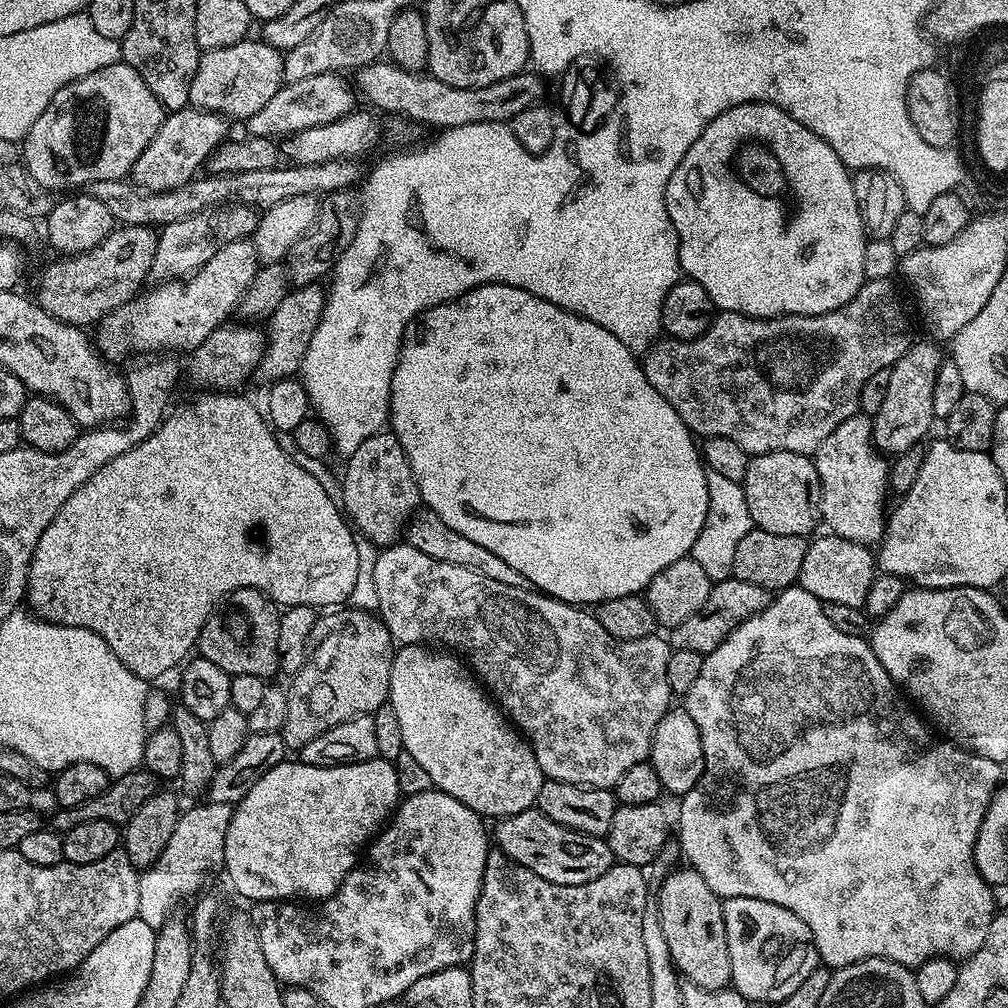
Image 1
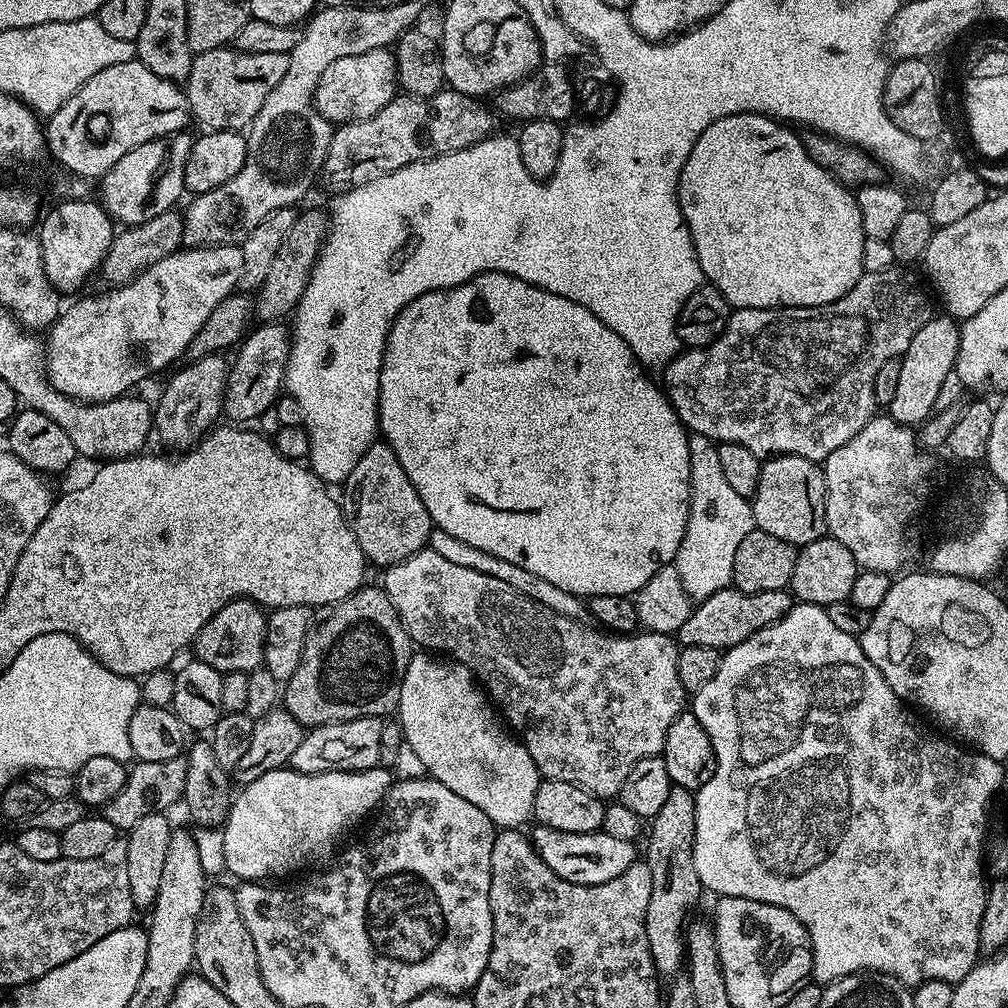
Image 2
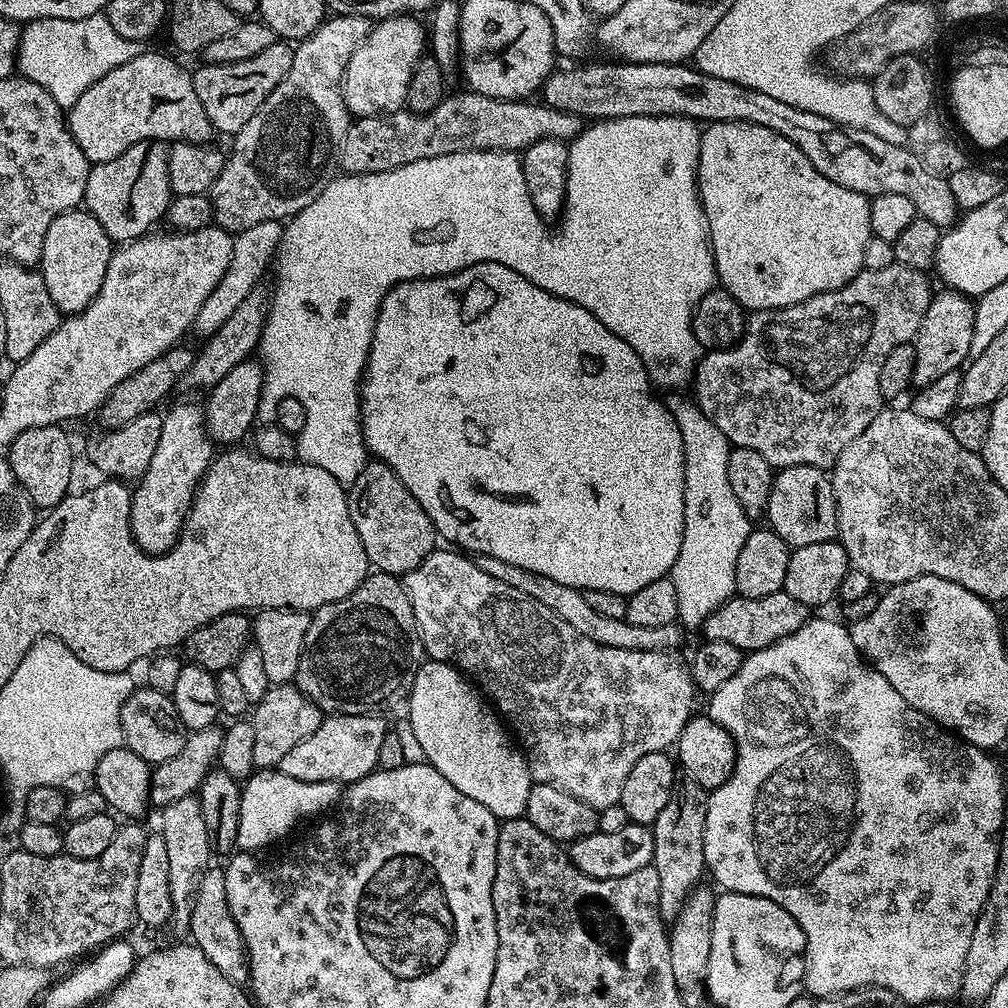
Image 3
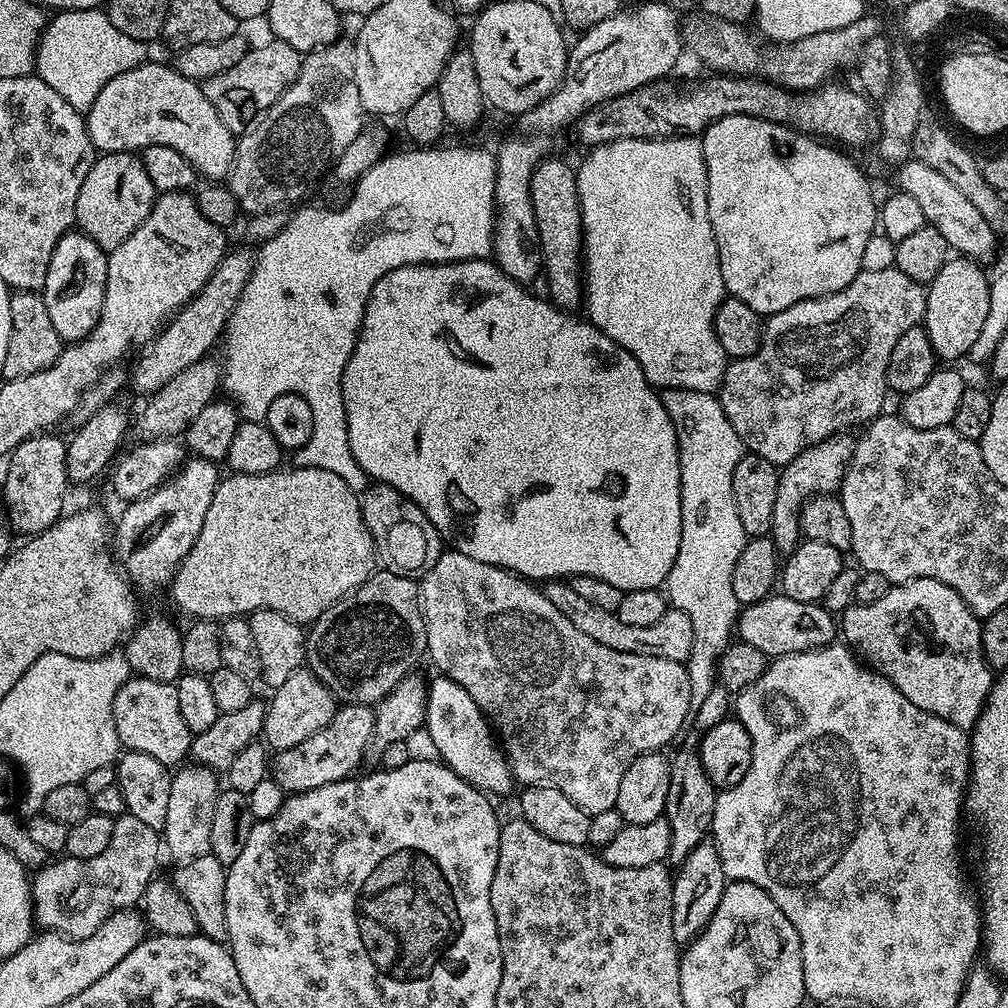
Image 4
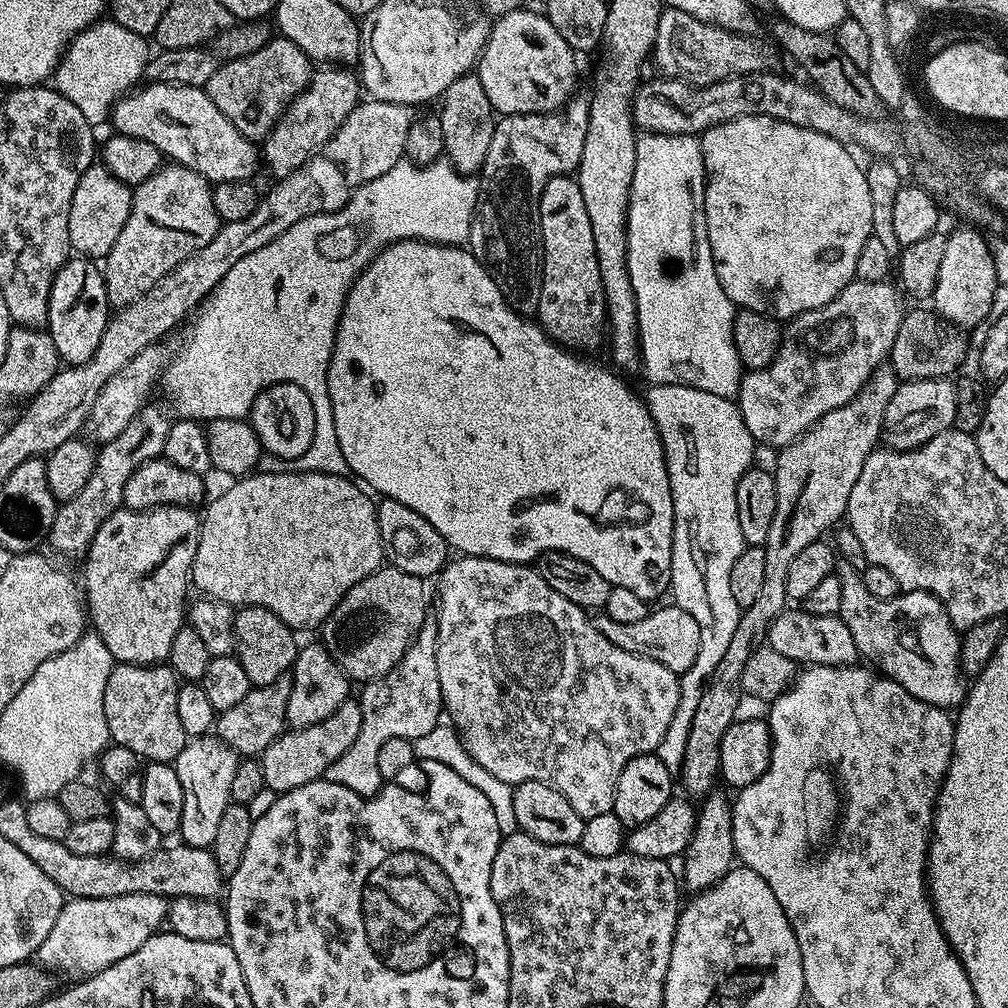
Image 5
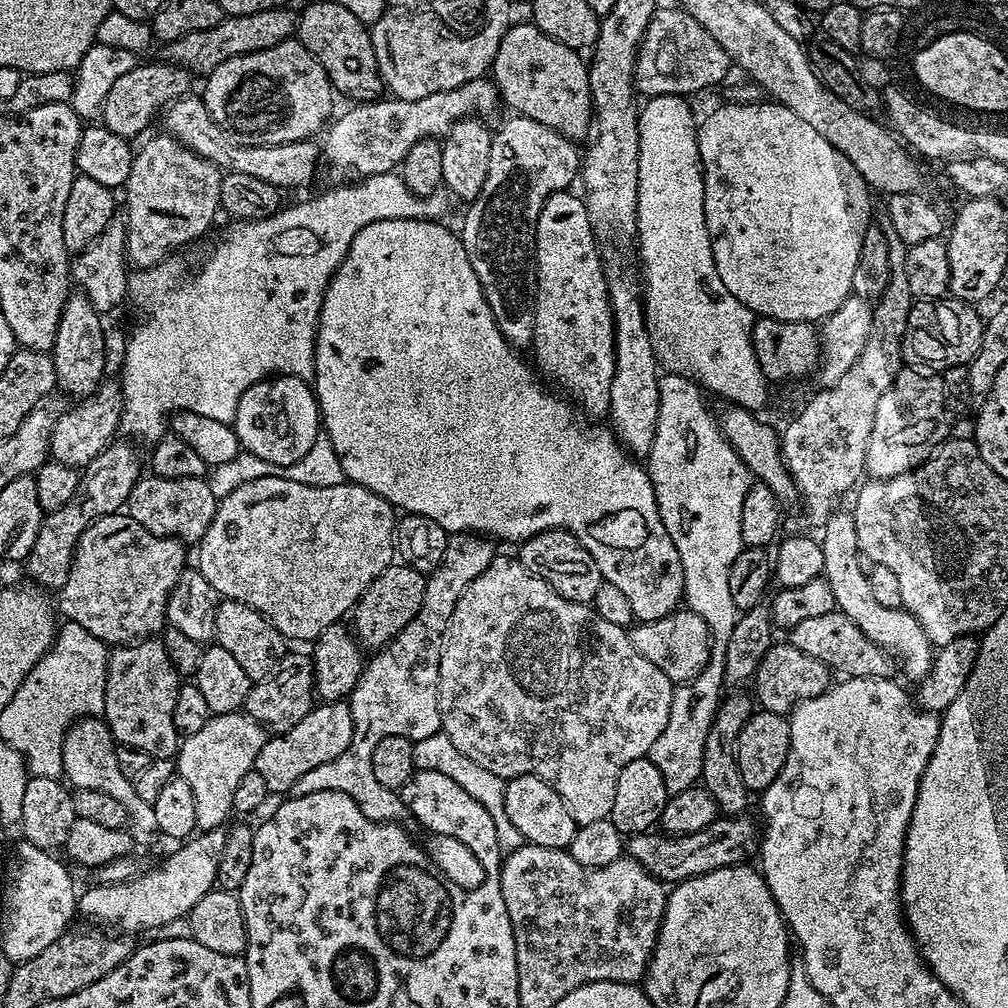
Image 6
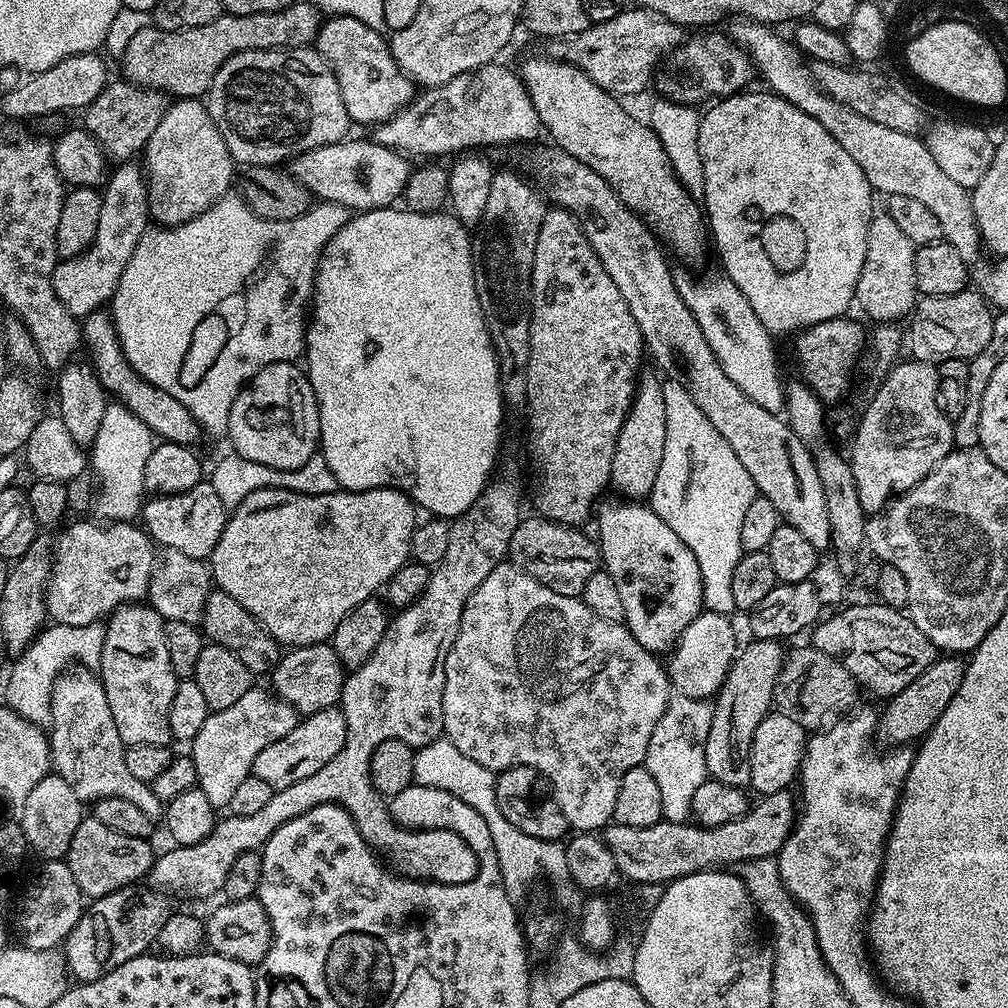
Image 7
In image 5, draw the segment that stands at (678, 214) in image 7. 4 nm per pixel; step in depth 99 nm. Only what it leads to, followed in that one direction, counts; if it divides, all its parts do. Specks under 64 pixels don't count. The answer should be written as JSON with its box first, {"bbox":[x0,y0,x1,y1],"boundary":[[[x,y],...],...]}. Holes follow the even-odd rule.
{"bbox":[478,7,577,116],"boundary":[[[527,7],[516,12],[507,12],[505,16],[495,17],[488,29],[488,40],[478,61],[478,75],[482,82],[482,90],[486,90],[486,98],[490,98],[490,106],[497,113],[506,116],[530,114],[531,112],[554,112],[564,107],[572,99],[576,88],[577,53],[554,30],[547,16],[539,11],[528,12]]]}

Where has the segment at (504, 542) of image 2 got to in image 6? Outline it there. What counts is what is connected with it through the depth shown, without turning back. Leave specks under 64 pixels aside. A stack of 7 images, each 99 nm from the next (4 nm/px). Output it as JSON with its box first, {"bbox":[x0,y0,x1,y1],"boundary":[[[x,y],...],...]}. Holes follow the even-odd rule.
{"bbox":[314,218,684,621],"boundary":[[[425,218],[383,220],[366,226],[358,232],[354,242],[350,242],[346,258],[324,291],[320,321],[316,327],[314,391],[316,402],[320,405],[322,430],[330,438],[334,454],[338,454],[338,462],[342,462],[345,477],[351,483],[360,484],[366,490],[386,498],[397,510],[438,522],[438,526],[445,528],[449,534],[478,532],[497,541],[523,542],[539,532],[565,528],[574,534],[574,538],[578,538],[578,542],[582,542],[582,546],[586,546],[586,550],[590,550],[590,554],[594,554],[594,562],[598,562],[601,577],[626,594],[632,615],[637,621],[657,620],[677,611],[684,599],[682,562],[670,534],[666,534],[647,467],[630,455],[611,427],[603,428],[600,425],[603,423],[579,420],[576,417],[577,409],[563,395],[555,396],[551,387],[543,388],[536,381],[537,373],[530,364],[528,369],[527,362],[520,357],[523,355],[508,344],[502,330],[498,330],[494,314],[486,302],[486,294],[478,282],[478,274],[474,274],[474,266],[470,266],[463,239],[440,223],[444,222]]]}

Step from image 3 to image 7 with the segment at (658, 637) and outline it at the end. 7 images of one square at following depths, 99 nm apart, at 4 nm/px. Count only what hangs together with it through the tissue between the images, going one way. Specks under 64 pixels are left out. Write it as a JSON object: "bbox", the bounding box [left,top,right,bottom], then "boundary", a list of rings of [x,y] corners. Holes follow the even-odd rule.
{"bbox":[666,610,738,701],"boundary":[[[702,610],[694,618],[694,622],[690,622],[686,630],[682,630],[667,657],[669,660],[666,660],[666,671],[671,687],[679,695],[711,701],[720,691],[726,674],[732,668],[732,661],[738,655],[736,628],[728,620],[731,619],[723,612]]]}

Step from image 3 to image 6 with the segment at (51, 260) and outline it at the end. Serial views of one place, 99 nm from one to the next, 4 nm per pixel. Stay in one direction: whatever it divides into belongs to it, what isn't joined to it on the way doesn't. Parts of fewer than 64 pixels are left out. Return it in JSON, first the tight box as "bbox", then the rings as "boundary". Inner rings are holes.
{"bbox":[50,294,105,398],"boundary":[[[83,294],[69,295],[66,306],[62,310],[62,322],[58,322],[58,334],[54,338],[54,346],[50,353],[56,371],[56,387],[62,393],[69,392],[72,398],[91,396],[105,379],[104,373],[104,324],[101,313],[90,302],[90,298]]]}

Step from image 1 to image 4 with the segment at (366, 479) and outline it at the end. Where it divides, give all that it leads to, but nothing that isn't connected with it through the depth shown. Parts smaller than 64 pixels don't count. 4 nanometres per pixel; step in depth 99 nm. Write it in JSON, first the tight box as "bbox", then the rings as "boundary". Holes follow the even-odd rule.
{"bbox":[360,483,442,577],"boundary":[[[369,483],[360,496],[362,518],[374,538],[379,563],[389,572],[400,576],[419,577],[438,562],[442,551],[440,532],[430,518],[408,496],[403,496],[394,486]]]}

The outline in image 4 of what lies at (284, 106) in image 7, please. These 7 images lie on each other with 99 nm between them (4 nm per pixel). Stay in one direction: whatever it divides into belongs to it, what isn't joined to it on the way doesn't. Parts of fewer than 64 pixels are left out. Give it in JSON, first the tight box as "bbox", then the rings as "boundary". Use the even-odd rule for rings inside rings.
{"bbox":[202,38,302,134],"boundary":[[[272,38],[269,44],[249,47],[246,58],[230,66],[230,70],[222,70],[222,74],[214,74],[214,78],[203,81],[202,87],[206,98],[210,98],[210,106],[218,110],[218,118],[226,122],[233,134],[239,134],[249,127],[265,110],[274,103],[298,78],[298,70],[302,59],[301,53],[294,50],[286,42]]]}

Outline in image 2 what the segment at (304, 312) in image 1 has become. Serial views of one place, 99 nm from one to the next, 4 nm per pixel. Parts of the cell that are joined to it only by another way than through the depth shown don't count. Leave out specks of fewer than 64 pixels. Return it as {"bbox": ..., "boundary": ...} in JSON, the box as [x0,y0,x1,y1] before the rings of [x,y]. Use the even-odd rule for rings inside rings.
{"bbox":[222,322,290,422],"boundary":[[[264,322],[259,326],[261,328],[253,327],[245,335],[235,353],[236,361],[231,361],[228,370],[222,412],[232,422],[252,422],[248,420],[258,419],[263,412],[268,412],[271,408],[273,411],[274,405],[282,396],[284,371],[288,365],[290,332],[280,322]]]}

